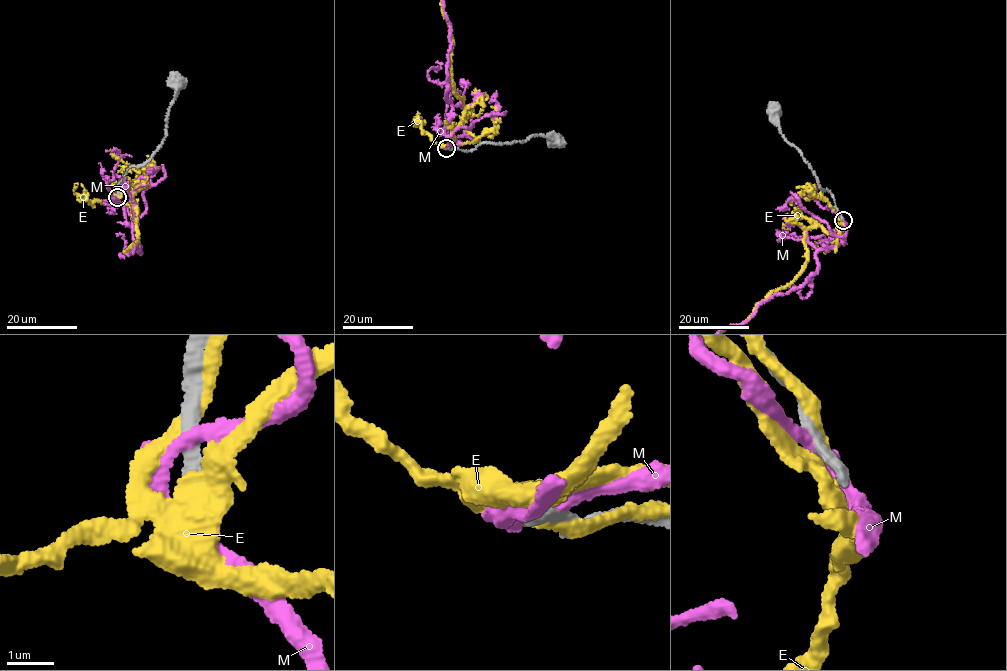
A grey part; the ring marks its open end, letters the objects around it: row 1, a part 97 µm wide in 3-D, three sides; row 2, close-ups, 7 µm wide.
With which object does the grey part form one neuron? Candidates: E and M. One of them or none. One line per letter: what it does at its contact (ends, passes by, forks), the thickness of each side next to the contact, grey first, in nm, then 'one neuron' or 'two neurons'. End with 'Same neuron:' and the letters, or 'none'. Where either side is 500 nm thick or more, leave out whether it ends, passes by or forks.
E: it passes by; 300 nm thick on the grey side, 420 nm on the other; two neurons
M: it passes by; 280 nm thick on the grey side, 280 nm on the other; two neurons
Same neuron: none

